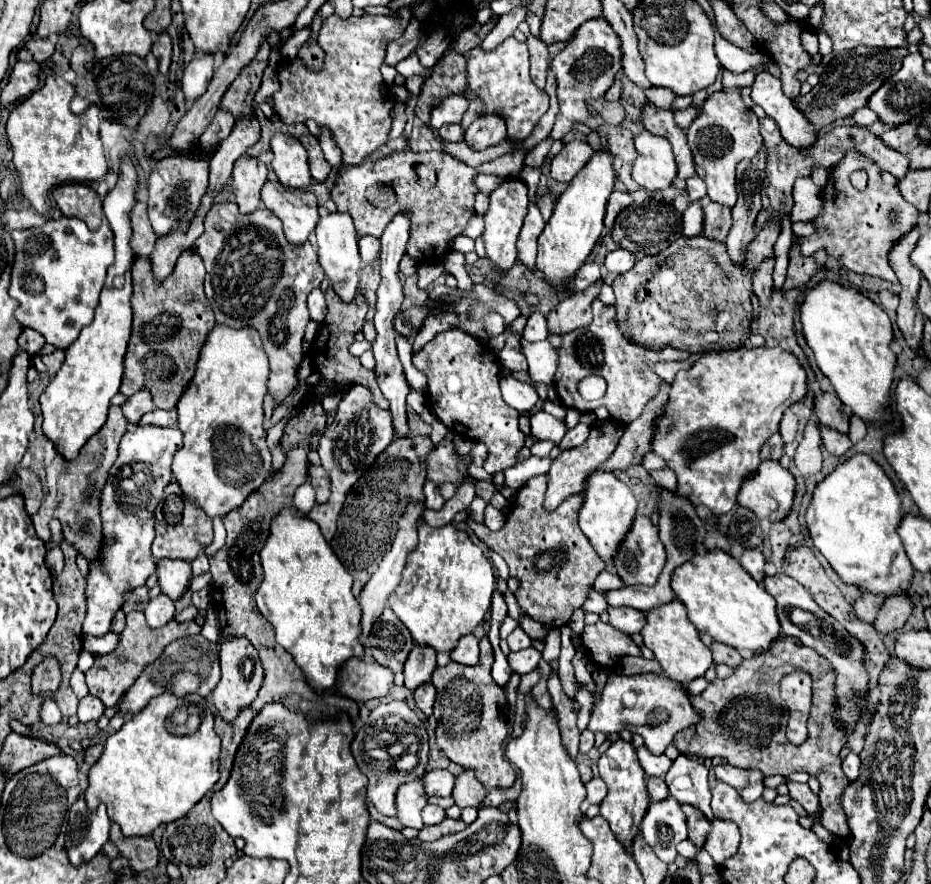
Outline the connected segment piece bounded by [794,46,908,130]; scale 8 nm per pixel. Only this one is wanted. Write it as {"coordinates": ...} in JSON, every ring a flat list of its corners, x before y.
{"coordinates":[[858,46,850,52,838,54,838,58,830,60,820,76,820,84,810,90,806,96,796,98,796,108,810,118,810,122,822,130,828,124,832,124,838,118,852,116,858,108,864,108,868,104,868,96,888,80,888,76,894,76,900,70,900,64,904,56,908,54,906,48,868,48,868,46]]}

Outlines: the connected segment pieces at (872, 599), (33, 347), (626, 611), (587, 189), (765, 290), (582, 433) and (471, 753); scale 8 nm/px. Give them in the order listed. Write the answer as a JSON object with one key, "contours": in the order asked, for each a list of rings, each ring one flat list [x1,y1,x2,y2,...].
{"contours":[[[862,592,862,596,854,602,854,610,858,620,872,622,876,618,876,612,880,610,880,604,884,602,884,596,872,596,870,592]],[[24,328,22,334,20,334,20,338,18,338,20,350,28,352,30,356,34,356,36,352,40,352,40,348,42,348,44,344,46,344,46,342,44,342,44,336,42,336,40,332,32,330,32,328]],[[608,608,610,624,626,634,636,634,644,626,644,612,636,608]],[[596,150,588,164,572,178,566,192,558,198,554,206,554,214,546,224,544,232,538,238,538,258,536,268,544,272,550,286,556,290,564,290,564,284,574,278,578,268,584,264,594,244,598,242,604,228,604,212,608,204,608,196,614,190,616,168,614,154,610,150]],[[766,258,762,260,754,274,752,274,752,284,754,284,754,294,760,298,762,306,770,304,770,296,772,296,772,268,774,268,774,260]],[[586,424,574,426,574,428,568,430,566,436,560,440,558,448,560,448,560,450,570,450,570,448,576,448,576,446,584,444,586,438,588,438,588,432,590,432,590,426,586,426]],[[482,638,482,654,476,666,460,666,448,662,444,668,436,668,432,674,432,684,436,688,436,704,434,716,438,720,436,728,436,744,446,756,460,764,462,768,472,768,476,778,488,788,510,788,516,780,516,772,512,764,504,758,502,744,508,738,508,708,506,708,506,692,498,686,492,676,494,650,488,638]]]}

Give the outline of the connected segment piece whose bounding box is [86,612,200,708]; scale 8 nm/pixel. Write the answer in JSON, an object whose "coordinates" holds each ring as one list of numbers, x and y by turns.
{"coordinates":[[142,612,126,614,126,628,122,632,118,648,114,652,102,656,102,658,96,656,92,668,86,672,88,692,92,696,98,696,104,702,106,708,116,706,118,700,126,694,126,690,134,684,134,680,142,674,142,670,148,664,152,664,172,640,178,640,178,638,184,638,184,636,190,636,190,634,198,634,198,632,200,632,200,626,196,622,182,622,180,624,180,622,172,620,162,628,150,628,146,624,146,618,144,618]]}

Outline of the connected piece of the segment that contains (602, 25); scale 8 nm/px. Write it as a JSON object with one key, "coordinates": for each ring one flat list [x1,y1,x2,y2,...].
{"coordinates":[[596,18,596,20,588,20,584,22,574,38,568,40,568,46,552,60,552,72,556,74,556,94,558,94,558,104,560,104,560,112,556,116,556,124,554,130,550,132,550,136,546,140,542,140,540,144,536,144,524,160,524,166,532,166,532,168,540,168,544,158,548,156,548,150,552,146,554,140,564,138,566,132,572,130,574,122,582,122,588,118,588,108,586,108,586,100,588,98,600,98,604,96,604,92,612,86,612,82,616,80,618,72,622,70,622,56,620,56,620,38,616,38,616,32,612,30,612,26,604,20,604,18]]}

